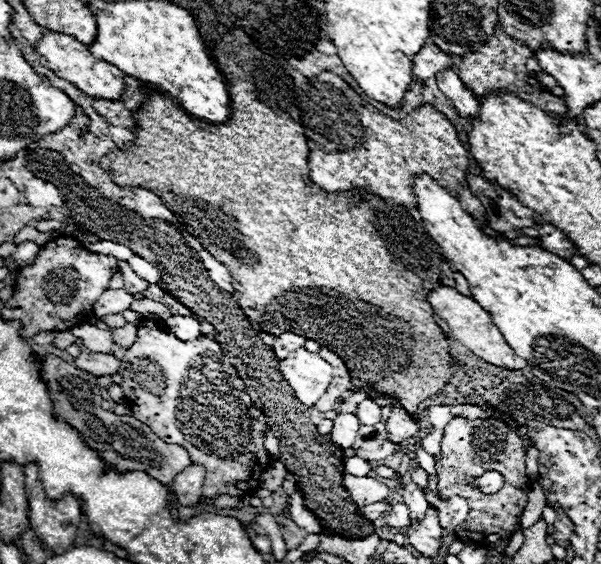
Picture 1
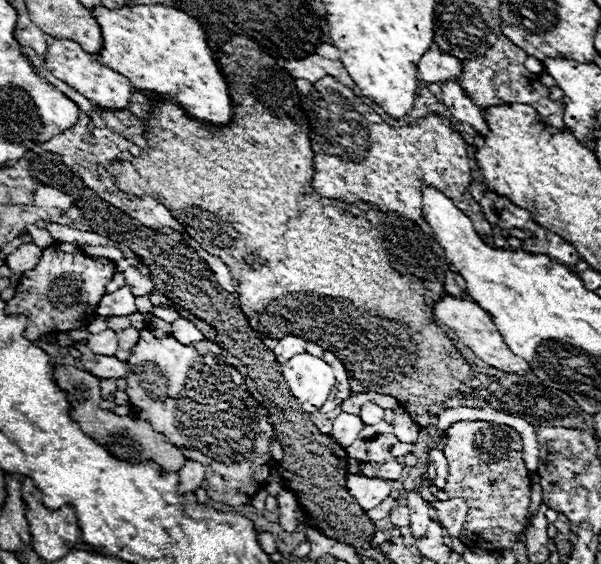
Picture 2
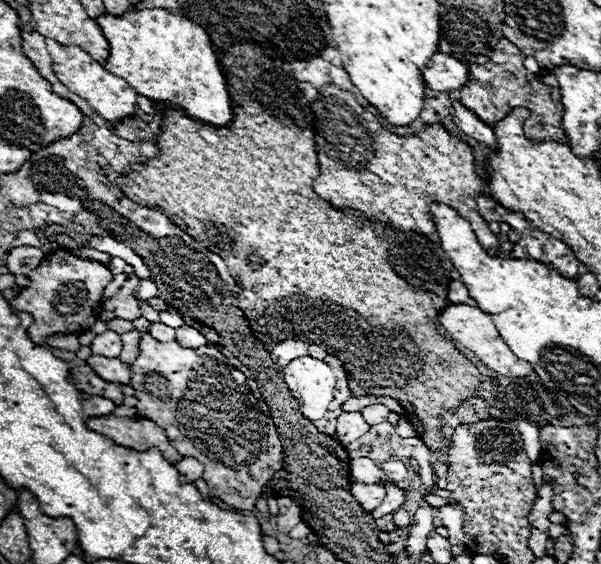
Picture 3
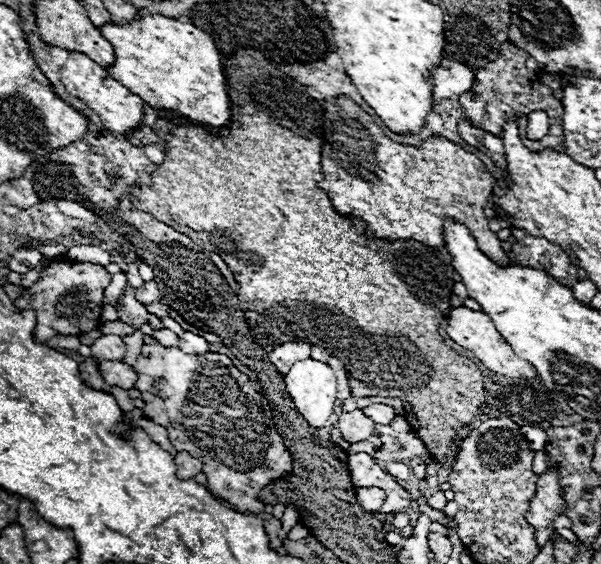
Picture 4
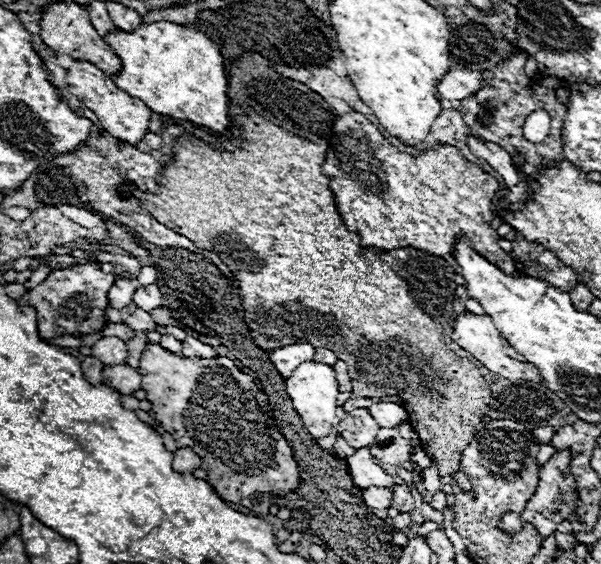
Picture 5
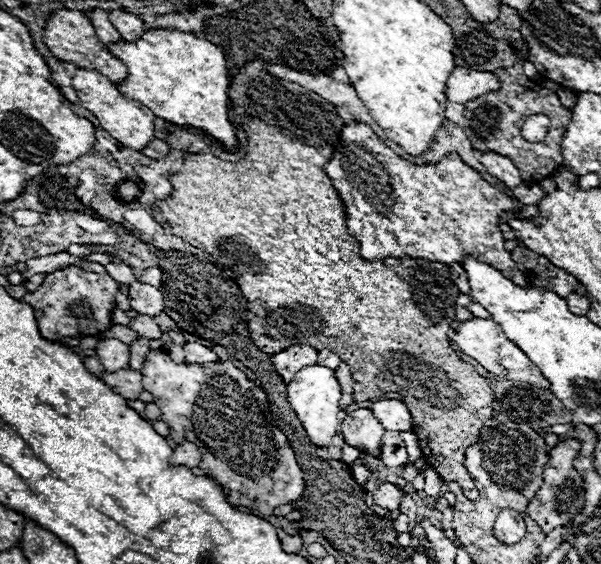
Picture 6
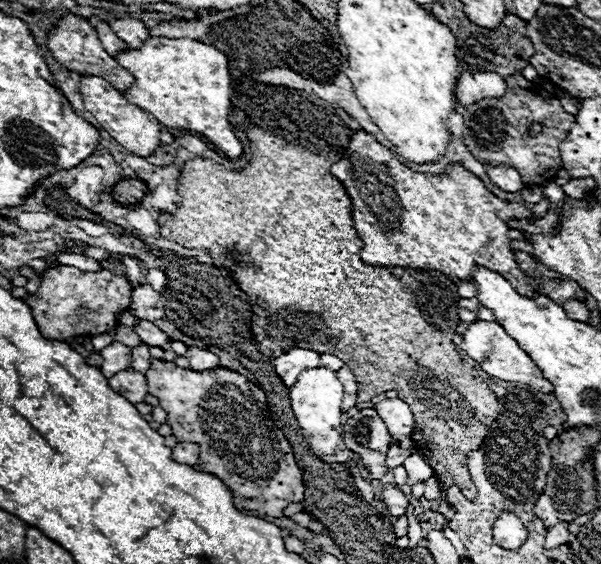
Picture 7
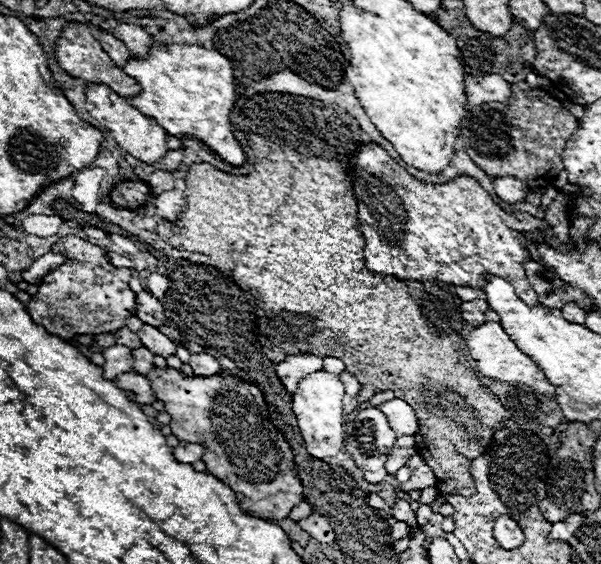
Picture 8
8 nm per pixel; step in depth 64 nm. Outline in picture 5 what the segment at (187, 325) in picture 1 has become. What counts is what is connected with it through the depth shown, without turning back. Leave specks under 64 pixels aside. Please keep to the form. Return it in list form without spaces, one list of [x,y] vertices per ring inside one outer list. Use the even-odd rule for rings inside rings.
[[[186,336],[186,340],[182,342],[182,354],[196,356],[196,358],[210,358],[216,352],[214,352],[214,348],[210,344],[204,344],[194,336]]]

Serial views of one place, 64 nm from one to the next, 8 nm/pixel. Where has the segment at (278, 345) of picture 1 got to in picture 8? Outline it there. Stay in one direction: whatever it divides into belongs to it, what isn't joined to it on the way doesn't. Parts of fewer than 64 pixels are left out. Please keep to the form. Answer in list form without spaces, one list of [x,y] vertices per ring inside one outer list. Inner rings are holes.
[[[300,352],[300,354],[292,354],[288,358],[284,358],[282,362],[278,362],[274,366],[278,378],[282,380],[282,384],[286,386],[286,390],[296,390],[298,388],[298,382],[306,376],[306,374],[312,374],[314,370],[322,370],[322,358],[314,356],[314,354],[306,354],[306,352]]]

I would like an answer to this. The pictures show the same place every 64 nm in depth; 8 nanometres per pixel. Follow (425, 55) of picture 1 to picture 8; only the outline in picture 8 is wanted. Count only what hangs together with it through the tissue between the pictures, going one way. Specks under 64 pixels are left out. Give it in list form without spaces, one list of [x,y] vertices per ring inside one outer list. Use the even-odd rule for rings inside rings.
[[[466,74],[466,102],[478,106],[482,102],[506,102],[510,96],[510,84],[500,74],[470,76]]]

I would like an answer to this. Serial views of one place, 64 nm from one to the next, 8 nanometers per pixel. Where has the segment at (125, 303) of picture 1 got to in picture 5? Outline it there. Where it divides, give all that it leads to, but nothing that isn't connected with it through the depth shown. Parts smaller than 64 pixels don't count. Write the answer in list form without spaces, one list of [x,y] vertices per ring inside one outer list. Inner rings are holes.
[[[130,302],[126,308],[120,310],[120,316],[122,316],[122,322],[128,324],[132,330],[136,332],[146,332],[146,330],[156,330],[156,324],[154,320],[150,318],[150,314],[142,308],[138,308],[134,302]]]

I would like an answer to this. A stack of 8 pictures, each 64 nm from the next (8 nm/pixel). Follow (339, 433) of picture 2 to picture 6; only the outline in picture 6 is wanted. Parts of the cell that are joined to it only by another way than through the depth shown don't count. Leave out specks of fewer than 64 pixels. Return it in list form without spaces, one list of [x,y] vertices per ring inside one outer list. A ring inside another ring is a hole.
[[[360,408],[350,412],[342,422],[342,438],[348,446],[358,450],[368,450],[370,456],[378,456],[378,446],[382,440],[384,428],[374,418],[372,410]]]

